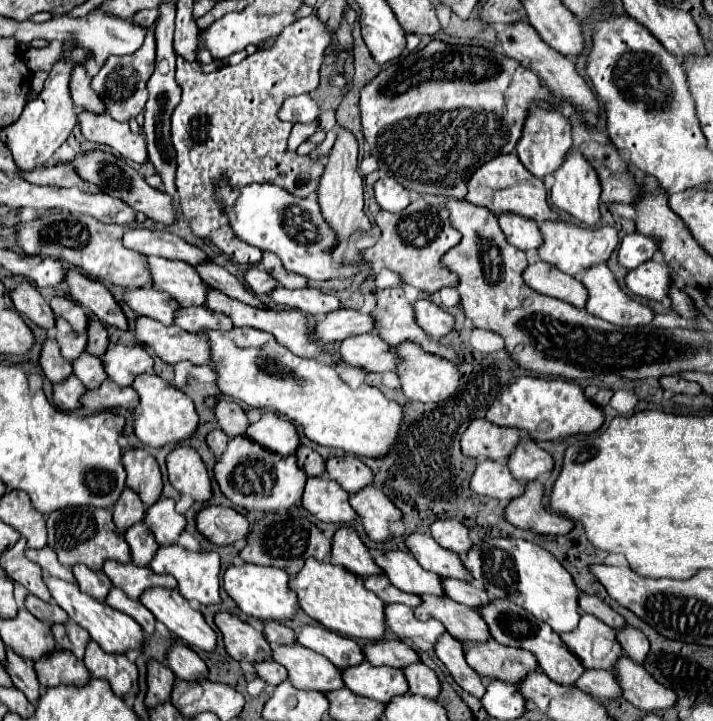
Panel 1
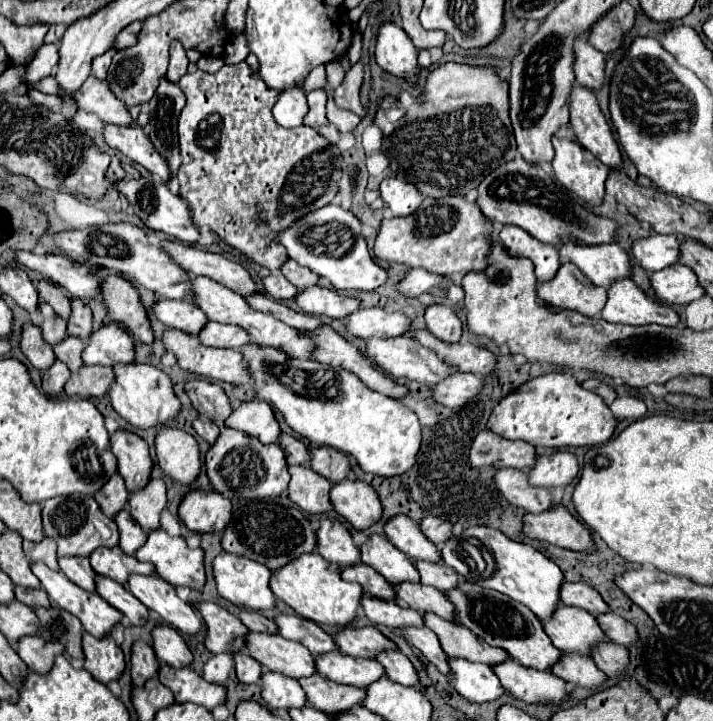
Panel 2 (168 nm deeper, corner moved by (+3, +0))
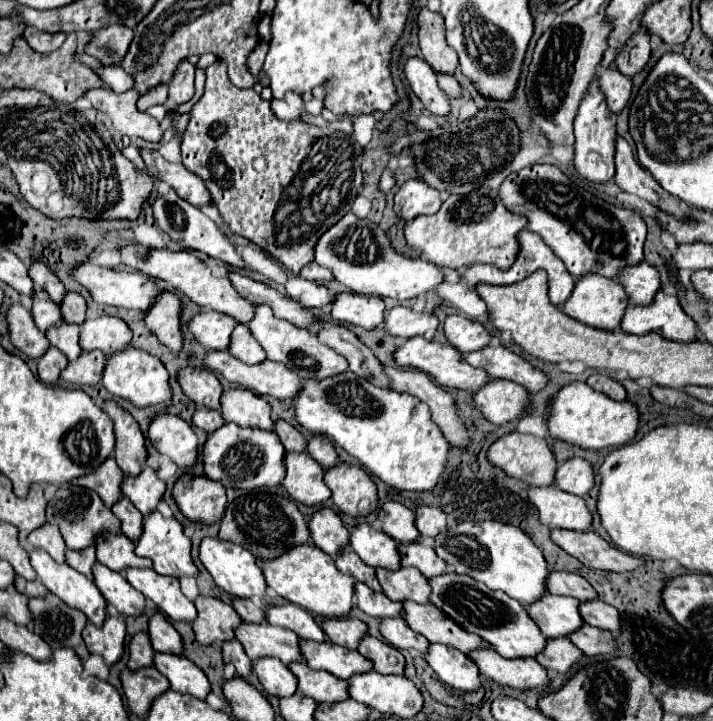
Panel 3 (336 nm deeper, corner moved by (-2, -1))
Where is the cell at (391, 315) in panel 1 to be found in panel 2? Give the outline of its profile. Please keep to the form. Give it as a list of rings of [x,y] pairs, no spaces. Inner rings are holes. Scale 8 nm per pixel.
[[[411,328],[409,332],[405,332],[405,336],[411,336],[411,338],[419,340],[419,344],[423,344],[425,348],[435,350],[435,354],[445,364],[451,364],[451,366],[459,368],[461,372],[485,376],[495,368],[495,356],[487,348],[479,348],[479,346],[473,346],[467,342],[455,342],[455,344],[443,342],[443,340],[437,340],[429,330]]]

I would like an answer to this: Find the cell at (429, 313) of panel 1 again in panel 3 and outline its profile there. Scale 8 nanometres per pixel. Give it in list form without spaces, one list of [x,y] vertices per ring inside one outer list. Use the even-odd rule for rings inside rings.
[[[448,315],[444,321],[444,331],[448,341],[462,353],[484,349],[492,341],[492,335],[484,325],[462,315]]]

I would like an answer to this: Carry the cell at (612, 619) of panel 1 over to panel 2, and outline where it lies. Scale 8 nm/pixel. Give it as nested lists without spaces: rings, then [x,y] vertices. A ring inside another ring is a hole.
[[[563,582],[561,586],[561,602],[567,606],[575,606],[575,608],[583,608],[591,614],[605,614],[609,612],[607,602],[601,598],[601,594],[581,582]]]

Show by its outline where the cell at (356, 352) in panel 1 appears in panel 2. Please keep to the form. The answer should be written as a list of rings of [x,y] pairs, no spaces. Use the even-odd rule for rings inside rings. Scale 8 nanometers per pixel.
[[[399,336],[399,338],[371,338],[367,340],[367,346],[365,346],[365,356],[379,368],[383,368],[383,372],[389,372],[391,378],[409,378],[409,380],[417,380],[425,386],[431,386],[431,384],[437,384],[441,382],[445,376],[453,374],[457,368],[453,366],[447,366],[443,364],[433,350],[421,346],[419,342],[407,338],[407,336]]]

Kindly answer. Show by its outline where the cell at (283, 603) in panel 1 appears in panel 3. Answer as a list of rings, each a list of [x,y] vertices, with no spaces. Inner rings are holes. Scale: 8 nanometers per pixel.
[[[204,537],[200,543],[200,561],[208,569],[208,573],[216,581],[216,585],[222,587],[224,591],[228,591],[230,595],[244,597],[244,599],[250,599],[250,597],[264,599],[266,579],[264,579],[260,567],[256,565],[256,557],[252,553],[248,553],[242,545],[236,545],[232,541],[220,541],[220,539],[212,539],[212,537]]]

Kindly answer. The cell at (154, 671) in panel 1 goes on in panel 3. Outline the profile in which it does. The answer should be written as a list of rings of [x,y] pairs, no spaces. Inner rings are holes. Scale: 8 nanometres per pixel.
[[[136,633],[136,635],[130,639],[128,651],[130,651],[128,669],[136,671],[136,669],[140,669],[140,667],[150,667],[150,665],[152,665],[154,649],[152,649],[152,645],[150,645],[148,633]]]

